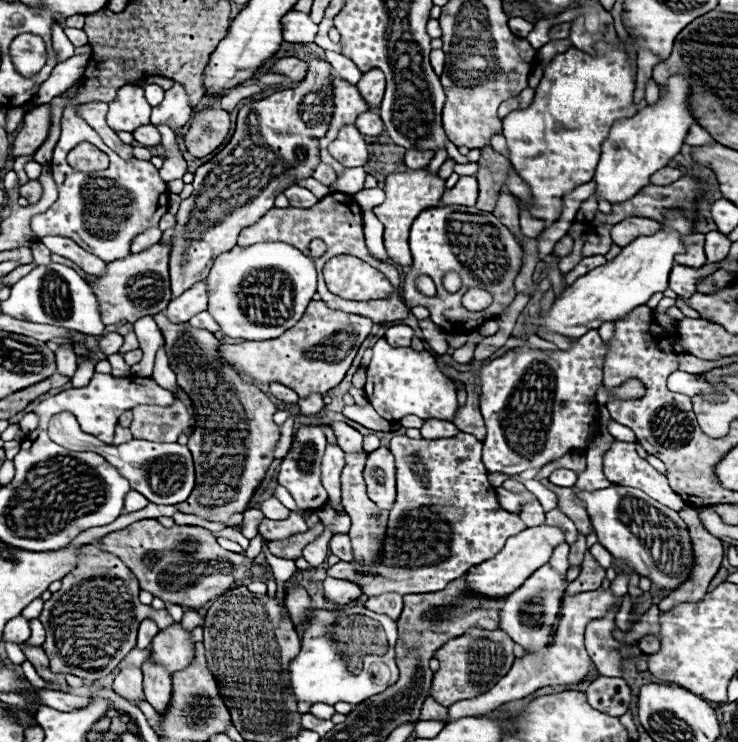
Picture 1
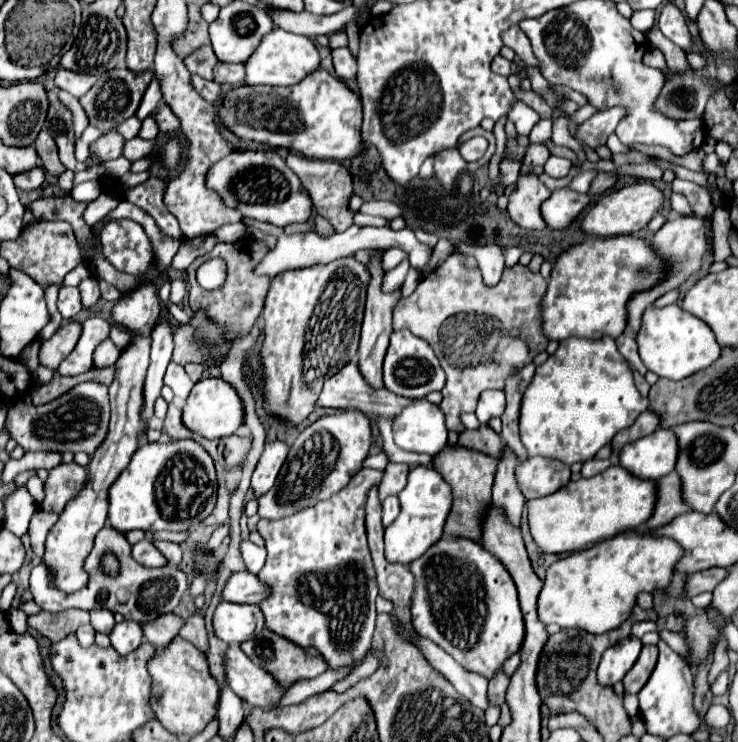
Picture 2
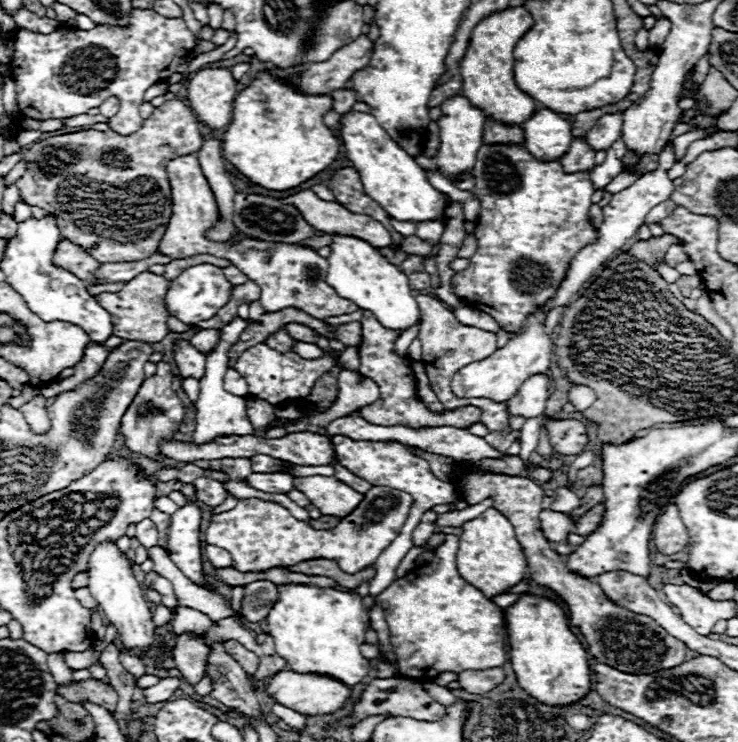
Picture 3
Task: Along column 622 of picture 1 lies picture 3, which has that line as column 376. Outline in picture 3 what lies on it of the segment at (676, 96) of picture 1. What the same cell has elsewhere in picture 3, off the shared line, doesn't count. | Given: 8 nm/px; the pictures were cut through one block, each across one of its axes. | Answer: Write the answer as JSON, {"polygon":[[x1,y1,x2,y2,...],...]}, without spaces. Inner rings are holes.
{"polygon":[[354,110,342,114,340,138,344,142,348,160,354,164,356,172,362,178,364,192,372,196,372,200,376,200,392,218,406,222,424,222,444,216,442,194,432,188,432,184,426,180,424,170,386,134,386,130,372,114]]}

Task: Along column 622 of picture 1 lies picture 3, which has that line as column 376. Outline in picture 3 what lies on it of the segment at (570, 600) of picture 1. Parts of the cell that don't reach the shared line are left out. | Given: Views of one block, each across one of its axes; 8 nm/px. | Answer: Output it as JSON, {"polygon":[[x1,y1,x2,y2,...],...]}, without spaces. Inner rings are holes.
{"polygon":[[446,536,426,566,394,580,376,600,384,608,392,650,408,678,436,678,442,672,490,670,506,662,506,628,502,608,460,578,456,568,458,536]]}

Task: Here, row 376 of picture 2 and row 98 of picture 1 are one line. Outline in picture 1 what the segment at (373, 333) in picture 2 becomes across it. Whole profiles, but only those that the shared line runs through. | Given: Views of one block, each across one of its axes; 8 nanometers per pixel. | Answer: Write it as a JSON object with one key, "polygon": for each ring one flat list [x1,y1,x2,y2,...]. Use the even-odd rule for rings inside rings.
{"polygon":[[372,70,372,72,362,74,362,78,360,78,360,82,356,86,358,86,362,98,368,104,378,106,380,100,382,100,382,96,384,96,384,84,386,84,384,82,384,74,380,70]]}

